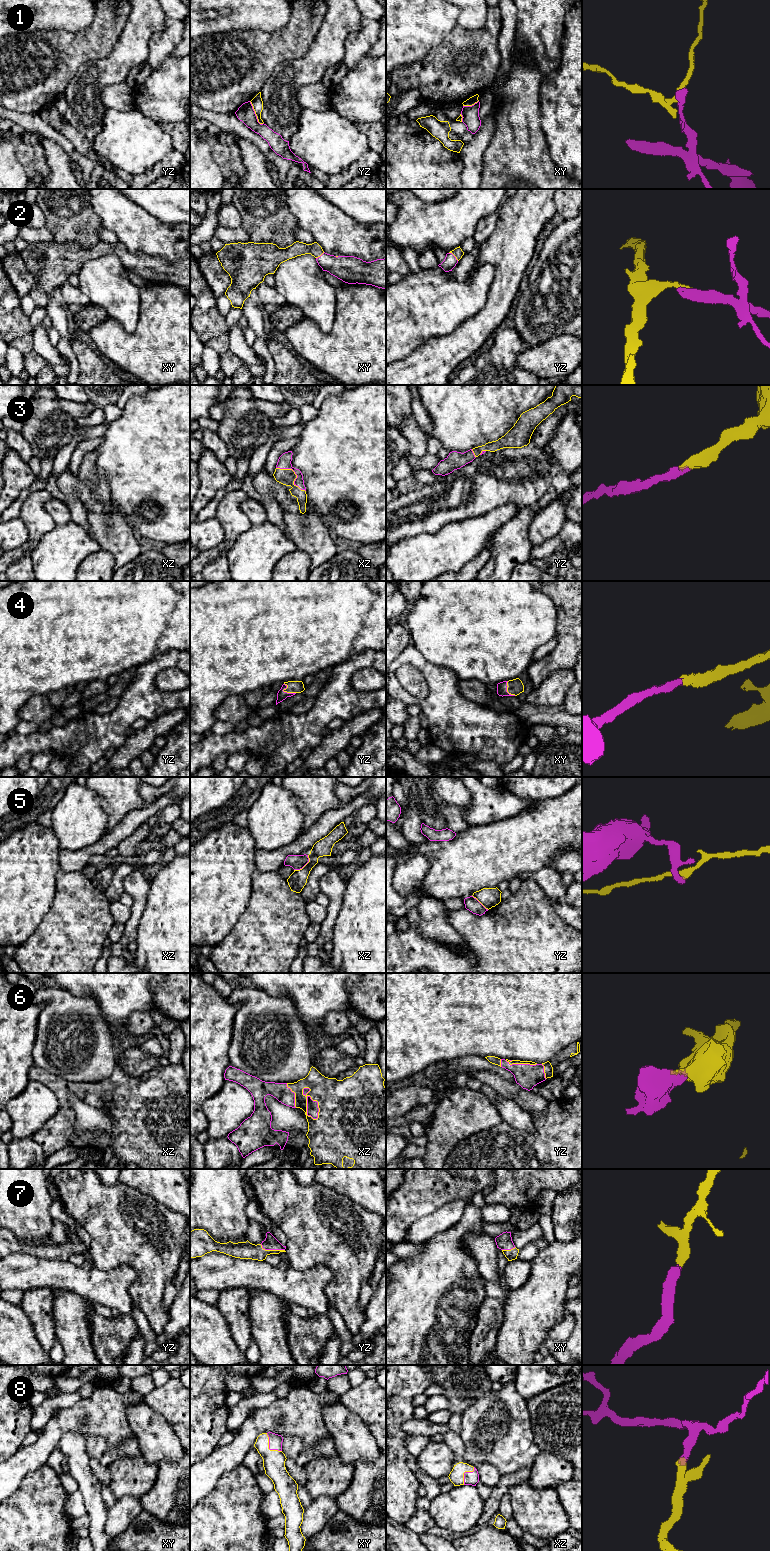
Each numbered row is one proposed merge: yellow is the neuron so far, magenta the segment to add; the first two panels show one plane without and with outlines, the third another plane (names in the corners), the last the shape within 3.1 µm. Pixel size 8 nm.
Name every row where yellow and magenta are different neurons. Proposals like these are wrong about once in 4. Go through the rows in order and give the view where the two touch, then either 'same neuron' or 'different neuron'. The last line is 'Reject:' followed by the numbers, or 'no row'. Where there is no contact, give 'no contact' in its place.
1: yz | different neuron
2: yz | same neuron
3: xz | same neuron
4: yz | same neuron
5: xz | different neuron
6: xz | same neuron
7: yz | same neuron
8: xy | same neuron
Reject: 1, 5

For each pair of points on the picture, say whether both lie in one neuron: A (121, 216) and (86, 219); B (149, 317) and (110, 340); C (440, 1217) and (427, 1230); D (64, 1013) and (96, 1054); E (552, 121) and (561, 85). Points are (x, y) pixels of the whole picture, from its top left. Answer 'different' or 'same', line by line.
A: different
B: same
C: same
D: same
E: same

